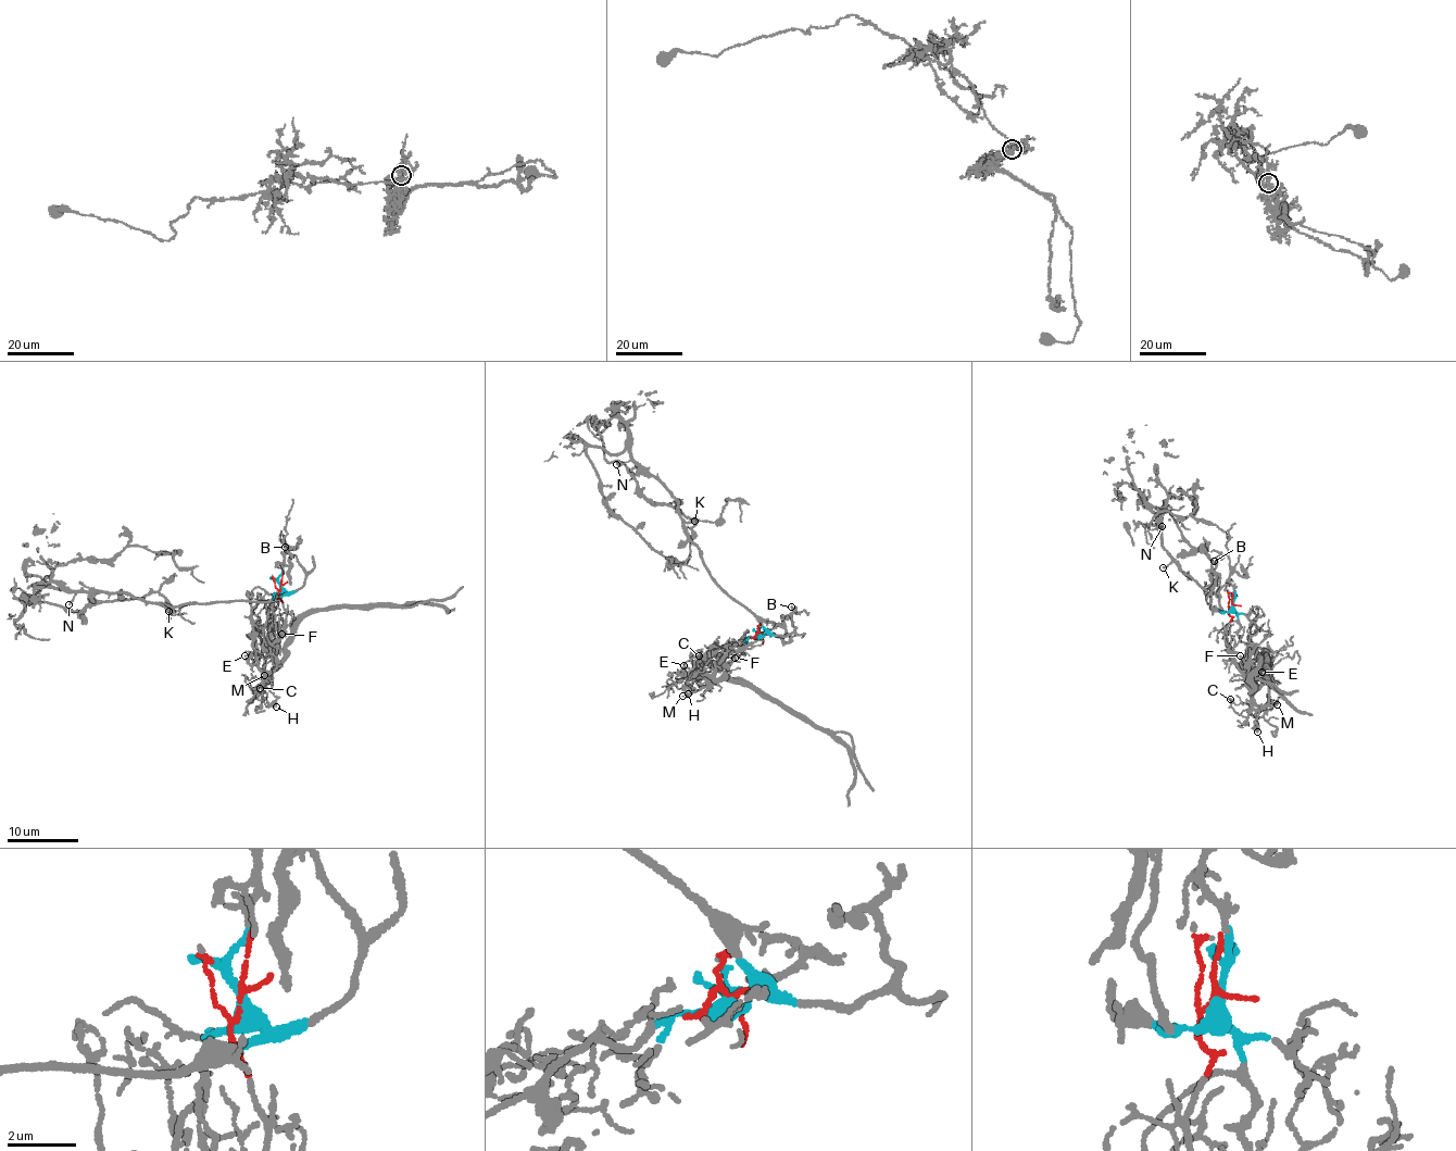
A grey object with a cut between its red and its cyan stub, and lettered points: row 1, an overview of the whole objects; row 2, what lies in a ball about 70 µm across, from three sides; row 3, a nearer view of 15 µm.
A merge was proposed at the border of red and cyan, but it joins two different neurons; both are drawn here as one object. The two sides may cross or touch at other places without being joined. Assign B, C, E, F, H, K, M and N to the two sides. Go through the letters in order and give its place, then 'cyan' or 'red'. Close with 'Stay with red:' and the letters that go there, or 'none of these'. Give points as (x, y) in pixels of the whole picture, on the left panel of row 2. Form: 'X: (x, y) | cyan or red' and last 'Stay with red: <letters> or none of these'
B: (285, 547) | cyan
C: (260, 688) | red
E: (245, 655) | red
F: (281, 634) | red
H: (276, 707) | red
K: (168, 611) | cyan
M: (264, 675) | red
N: (68, 604) | cyan
Stay with red: C, E, F, H, M

